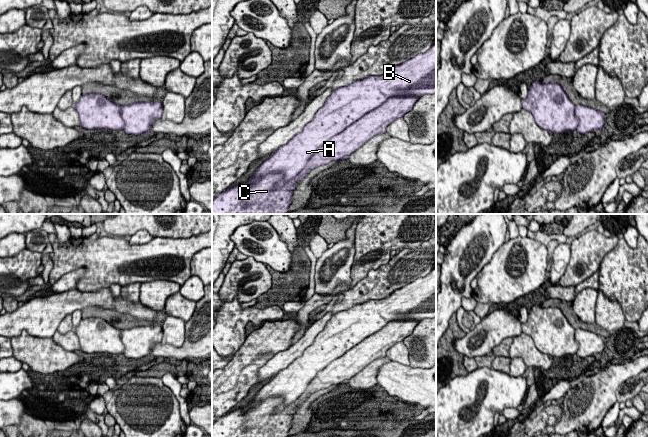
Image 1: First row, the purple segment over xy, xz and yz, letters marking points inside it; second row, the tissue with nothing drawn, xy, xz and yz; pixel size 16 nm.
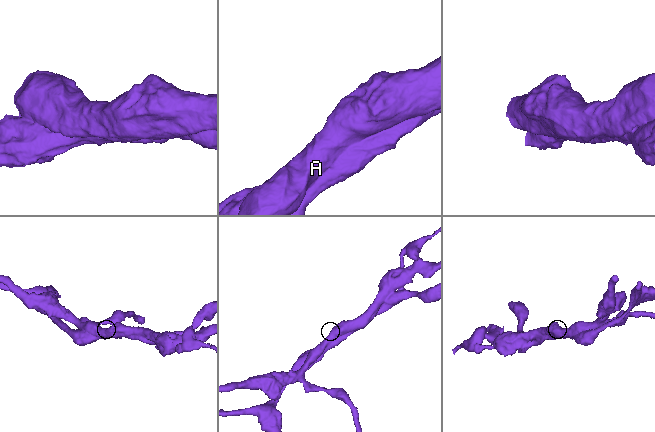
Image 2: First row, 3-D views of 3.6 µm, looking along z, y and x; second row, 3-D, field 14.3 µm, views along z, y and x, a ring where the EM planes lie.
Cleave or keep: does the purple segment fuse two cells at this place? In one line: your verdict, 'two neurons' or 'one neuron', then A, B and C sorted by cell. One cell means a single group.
two neurons; A B / C

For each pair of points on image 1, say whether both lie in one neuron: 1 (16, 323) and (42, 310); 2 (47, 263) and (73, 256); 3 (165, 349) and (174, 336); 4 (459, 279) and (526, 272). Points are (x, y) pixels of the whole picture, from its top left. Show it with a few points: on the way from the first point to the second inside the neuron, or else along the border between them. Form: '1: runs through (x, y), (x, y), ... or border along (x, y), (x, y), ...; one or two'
1: runs through (22, 318), (36, 316); one
2: border along (52, 258), (52, 269), (48, 282); two
3: border along (185, 328), (184, 342), (180, 346), (161, 343); two
4: border along (490, 258), (475, 277); two

